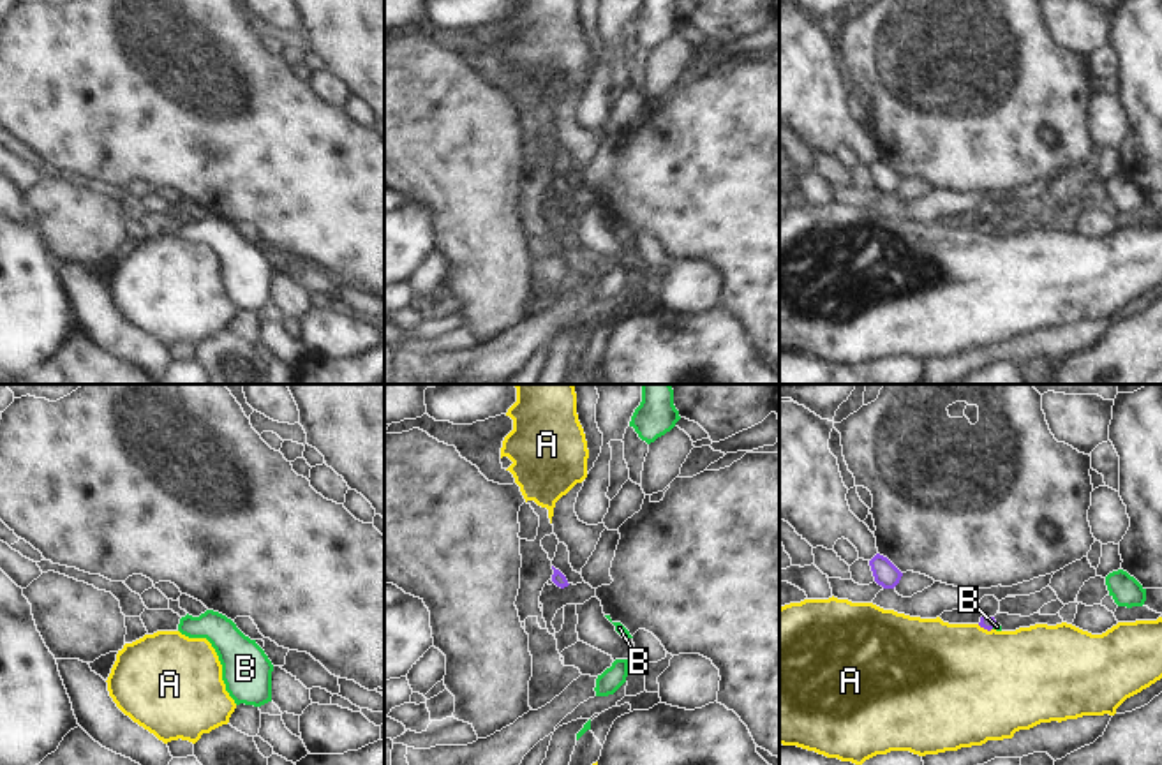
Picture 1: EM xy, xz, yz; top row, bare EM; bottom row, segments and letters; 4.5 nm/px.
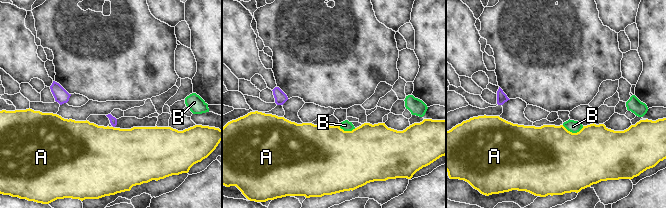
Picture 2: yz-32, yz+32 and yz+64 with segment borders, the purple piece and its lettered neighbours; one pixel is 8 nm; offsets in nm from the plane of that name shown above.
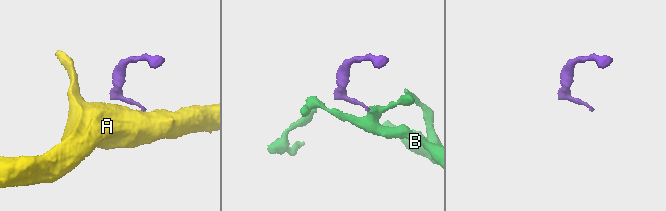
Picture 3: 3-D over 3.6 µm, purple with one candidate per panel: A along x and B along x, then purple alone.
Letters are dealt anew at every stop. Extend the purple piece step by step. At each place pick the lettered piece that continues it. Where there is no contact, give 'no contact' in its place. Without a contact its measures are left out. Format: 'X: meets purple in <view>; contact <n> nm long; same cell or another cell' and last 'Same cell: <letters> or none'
A: meets purple in yz; contact 80 nm long; another cell
B: meets purple in yz; contact 40 nm long; same cell
Same cell: B

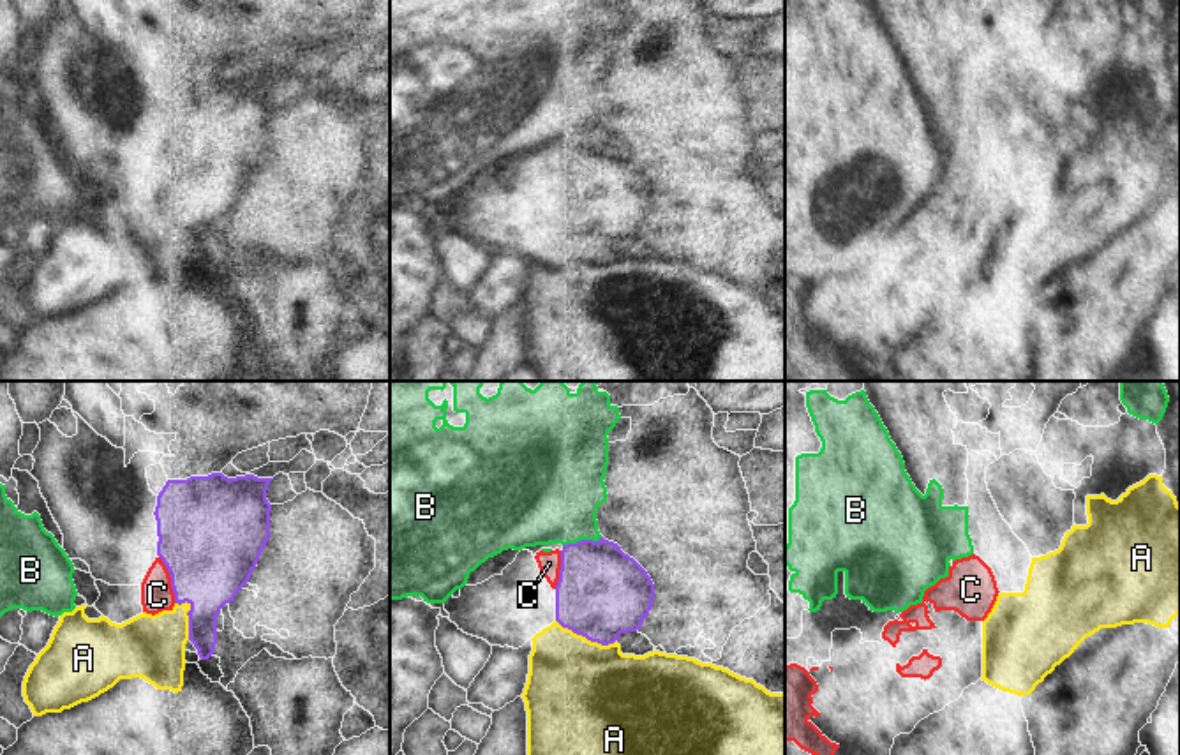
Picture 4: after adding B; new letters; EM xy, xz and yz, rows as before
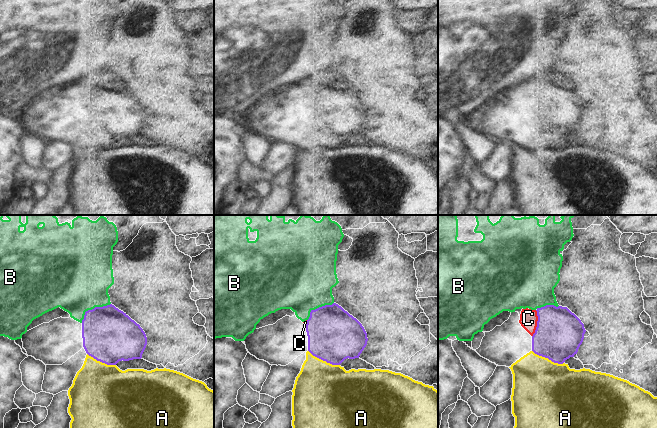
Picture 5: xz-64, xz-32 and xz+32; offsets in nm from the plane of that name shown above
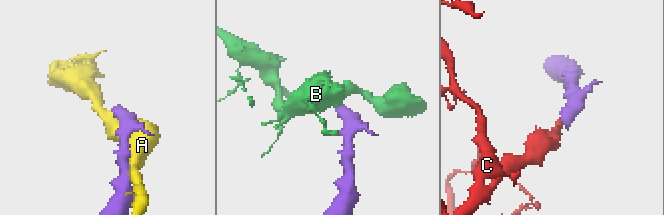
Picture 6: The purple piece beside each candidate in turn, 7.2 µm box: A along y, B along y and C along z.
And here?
A: meets purple in xz; contact 300 nm long; another cell
B: meets purple in xz; contact 190 nm long; another cell
C: meets purple in xy; contact 240 nm long; same cell
Same cell: C

